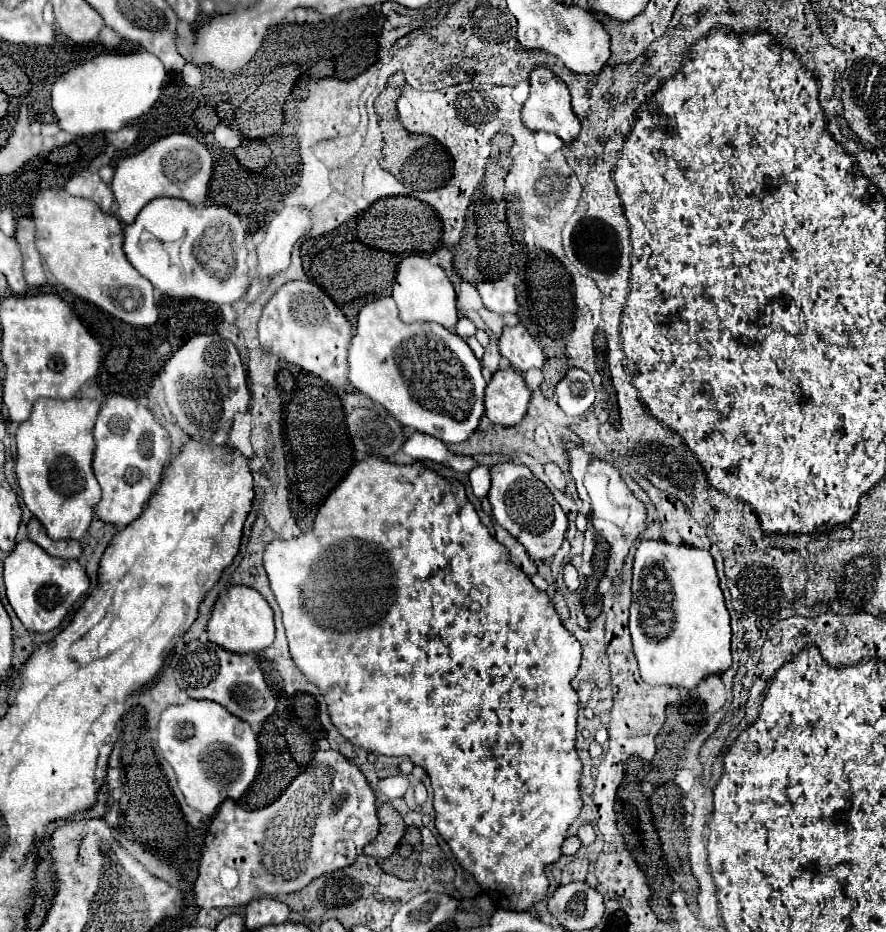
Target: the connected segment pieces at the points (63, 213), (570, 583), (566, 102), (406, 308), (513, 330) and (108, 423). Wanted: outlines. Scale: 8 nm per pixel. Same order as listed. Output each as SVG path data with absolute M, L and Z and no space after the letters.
M46 189L34 201L34 223L36 223L36 247L44 257L52 275L76 297L94 303L98 309L110 313L112 317L130 325L154 325L158 321L158 305L154 301L152 283L142 277L122 251L122 223L100 211L94 201L72 199L64 189Z
M566 565L564 567L564 573L562 573L562 577L564 577L564 583L566 583L566 587L574 593L576 589L578 589L578 571L574 569L574 565Z
M538 65L530 73L530 95L524 103L522 119L528 129L556 133L564 143L570 143L580 133L580 121L570 107L570 93L566 89L566 83L560 77L556 77L546 65Z
M410 255L406 257L396 271L396 281L394 281L394 291L392 297L400 309L400 317L406 323L416 323L416 321L434 321L444 325L446 329L454 331L454 325L458 321L456 313L456 293L454 287L446 275L446 271L440 265L432 265L426 257L420 255Z
M522 323L502 329L502 335L498 339L498 349L500 355L506 357L510 365L520 373L532 367L542 367L546 359L542 347L534 341L534 337Z
M106 397L94 427L92 469L102 487L102 499L94 505L94 515L102 523L112 523L120 529L140 517L146 501L162 479L168 457L168 431L154 419L152 411L128 397Z

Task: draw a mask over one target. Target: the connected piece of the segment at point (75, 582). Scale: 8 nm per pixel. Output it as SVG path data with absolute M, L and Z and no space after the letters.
M24 539L4 561L4 583L8 601L28 631L48 633L66 617L68 609L88 591L90 579L78 561L50 557L40 545Z

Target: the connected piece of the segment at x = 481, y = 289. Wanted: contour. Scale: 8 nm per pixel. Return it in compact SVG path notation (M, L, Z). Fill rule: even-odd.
M500 279L492 283L478 283L478 293L486 305L486 309L494 313L516 313L518 301L516 301L516 289L512 283Z

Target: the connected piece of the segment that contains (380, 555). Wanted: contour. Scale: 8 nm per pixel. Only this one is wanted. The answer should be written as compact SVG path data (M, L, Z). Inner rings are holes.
M368 457L356 463L348 477L328 495L316 513L310 533L302 533L288 541L276 539L268 543L264 551L264 569L284 613L290 655L306 679L326 697L330 719L338 731L352 745L372 753L408 757L414 765L422 767L434 787L436 829L452 847L456 861L476 879L496 907L512 911L532 909L534 903L544 899L548 891L548 877L544 869L562 855L560 847L566 839L566 831L582 809L578 785L582 763L574 747L578 695L572 687L572 679L580 667L582 647L576 637L562 627L550 597L532 585L530 577L510 561L508 549L500 545L482 525L474 505L466 499L464 485L456 479L444 479L420 463L396 465ZM340 601L350 601L350 611L344 609L348 615L334 615L336 609L340 609Z

